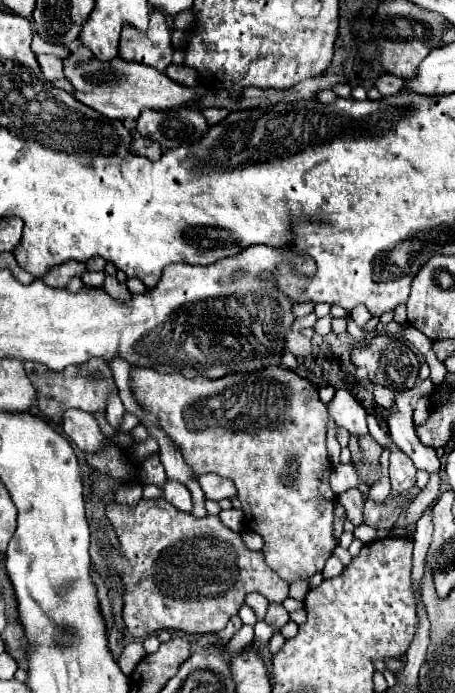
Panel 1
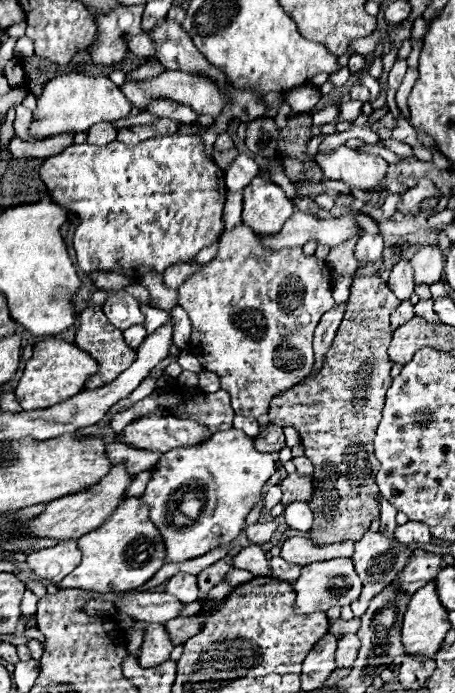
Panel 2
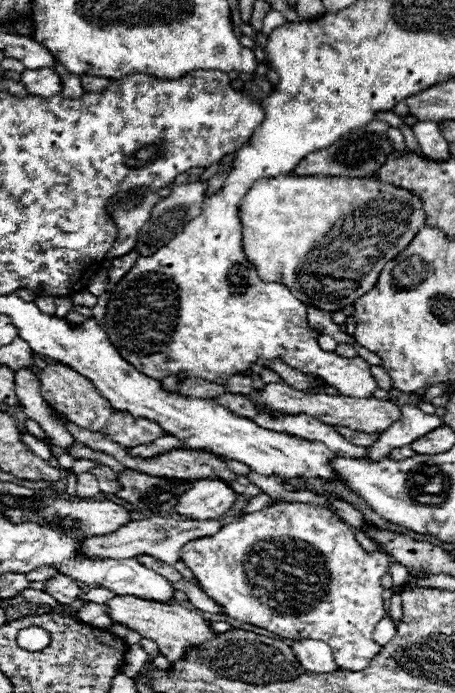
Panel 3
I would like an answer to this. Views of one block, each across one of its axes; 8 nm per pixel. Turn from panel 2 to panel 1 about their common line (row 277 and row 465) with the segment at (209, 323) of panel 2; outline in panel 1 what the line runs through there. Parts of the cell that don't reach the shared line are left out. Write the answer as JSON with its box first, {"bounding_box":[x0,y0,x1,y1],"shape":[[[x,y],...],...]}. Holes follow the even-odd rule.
{"bounding_box":[130,366,336,582],"shape":[[[270,366],[264,368],[264,372],[250,372],[250,374],[234,374],[234,376],[224,376],[220,380],[186,380],[184,376],[178,374],[160,374],[154,372],[150,368],[134,368],[130,372],[130,392],[134,396],[134,400],[148,412],[152,412],[162,430],[180,446],[184,460],[194,468],[194,472],[198,476],[214,472],[218,476],[230,478],[236,484],[238,490],[238,500],[242,502],[242,510],[244,510],[244,518],[246,518],[246,526],[254,532],[258,532],[264,538],[264,556],[266,556],[266,564],[286,582],[294,582],[296,578],[310,578],[314,572],[324,568],[324,562],[330,558],[332,550],[336,548],[336,540],[332,536],[332,520],[334,520],[334,504],[336,504],[336,496],[330,490],[328,478],[330,478],[330,460],[328,460],[328,452],[326,452],[326,422],[328,422],[328,414],[326,414],[326,406],[320,402],[318,398],[318,388],[314,384],[310,384],[306,378],[300,378],[296,372],[288,370],[288,368],[280,368],[280,366]]]}

